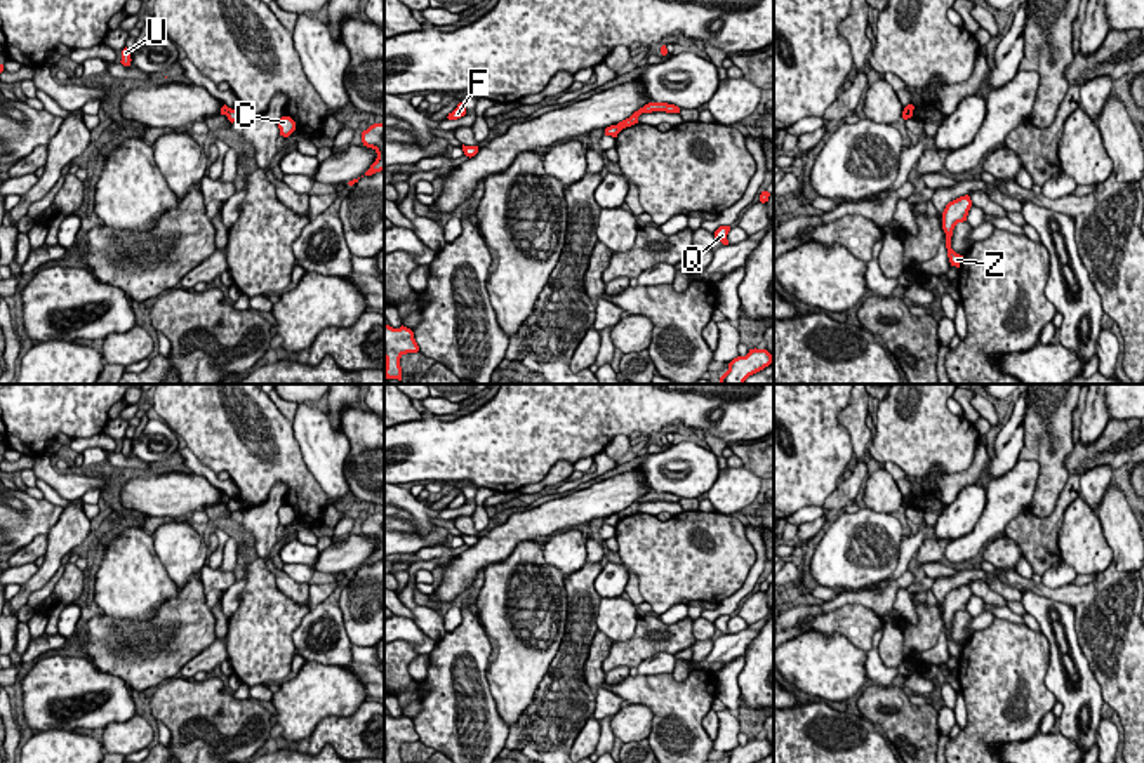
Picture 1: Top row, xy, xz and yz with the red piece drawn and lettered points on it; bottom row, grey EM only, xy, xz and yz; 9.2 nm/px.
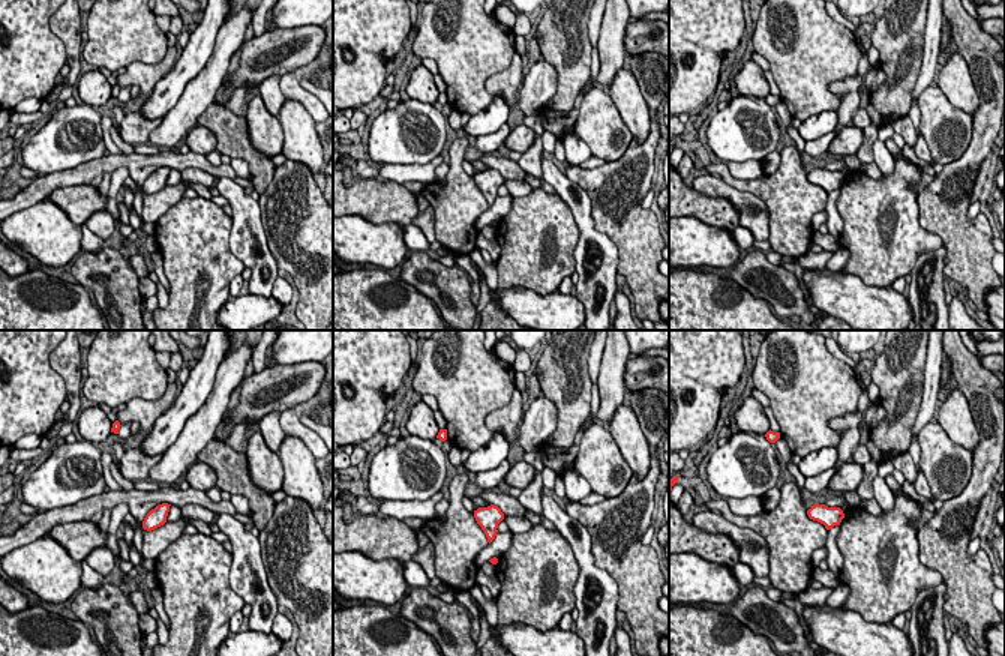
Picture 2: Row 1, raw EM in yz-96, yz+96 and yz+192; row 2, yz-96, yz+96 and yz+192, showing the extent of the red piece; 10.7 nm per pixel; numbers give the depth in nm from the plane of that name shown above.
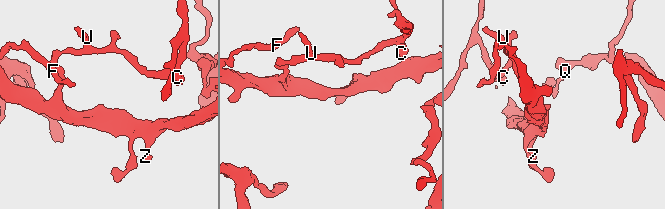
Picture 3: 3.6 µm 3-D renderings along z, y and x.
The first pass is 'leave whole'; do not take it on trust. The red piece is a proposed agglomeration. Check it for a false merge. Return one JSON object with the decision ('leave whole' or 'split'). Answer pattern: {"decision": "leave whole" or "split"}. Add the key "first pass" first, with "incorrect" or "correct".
{"first pass": "incorrect", "decision": "split"}

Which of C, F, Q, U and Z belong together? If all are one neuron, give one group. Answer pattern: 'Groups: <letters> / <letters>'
Groups: C / F Q U Z

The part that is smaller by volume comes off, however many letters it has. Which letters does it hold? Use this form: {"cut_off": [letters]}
{"cut_off": ["F", "Q", "U", "Z"]}

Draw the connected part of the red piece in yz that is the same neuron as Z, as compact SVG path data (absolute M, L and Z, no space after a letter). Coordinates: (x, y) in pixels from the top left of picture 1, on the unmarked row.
M965 584L965 586L960 586L960 587L949 591L942 601L942 619L946 622L948 647L949 647L951 655L956 655L956 657L960 657L963 645L956 643L951 638L951 626L953 626L954 615L958 612L967 610L970 596L972 596L972 589L968 584Z

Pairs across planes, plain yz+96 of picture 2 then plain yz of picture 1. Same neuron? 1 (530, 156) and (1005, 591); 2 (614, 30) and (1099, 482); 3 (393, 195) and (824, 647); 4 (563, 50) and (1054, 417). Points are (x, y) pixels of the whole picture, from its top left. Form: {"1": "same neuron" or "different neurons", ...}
{"1": "same neuron", "2": "same neuron", "3": "different neurons", "4": "same neuron"}

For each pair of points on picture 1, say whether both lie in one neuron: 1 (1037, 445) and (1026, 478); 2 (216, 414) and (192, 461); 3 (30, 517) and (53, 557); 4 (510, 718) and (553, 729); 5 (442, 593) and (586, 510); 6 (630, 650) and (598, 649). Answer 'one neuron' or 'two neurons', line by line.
1: two neurons
2: two neurons
3: two neurons
4: two neurons
5: one neuron
6: two neurons

